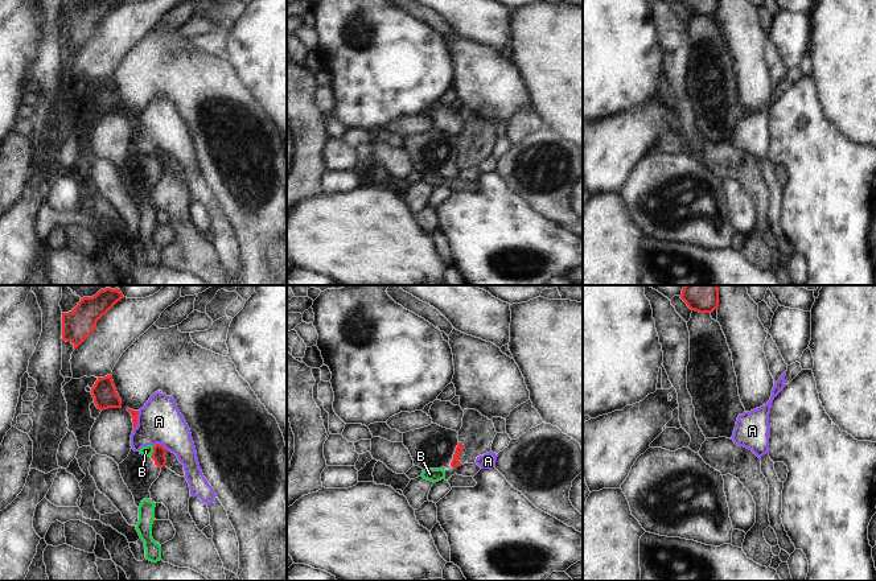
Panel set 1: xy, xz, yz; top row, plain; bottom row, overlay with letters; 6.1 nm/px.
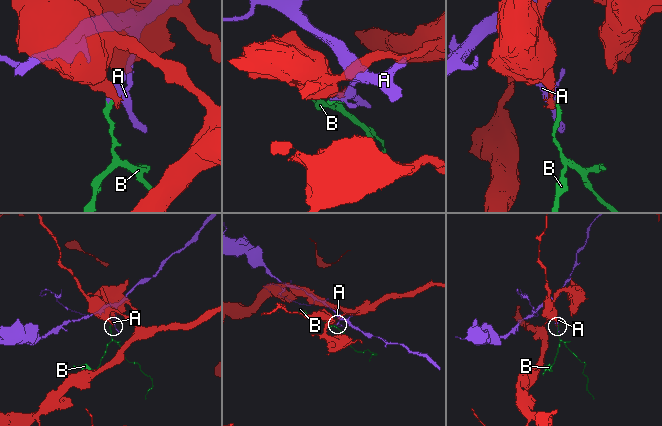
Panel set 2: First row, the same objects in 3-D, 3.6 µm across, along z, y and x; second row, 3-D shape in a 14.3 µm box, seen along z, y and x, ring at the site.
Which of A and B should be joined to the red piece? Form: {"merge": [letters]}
{"merge": []}

